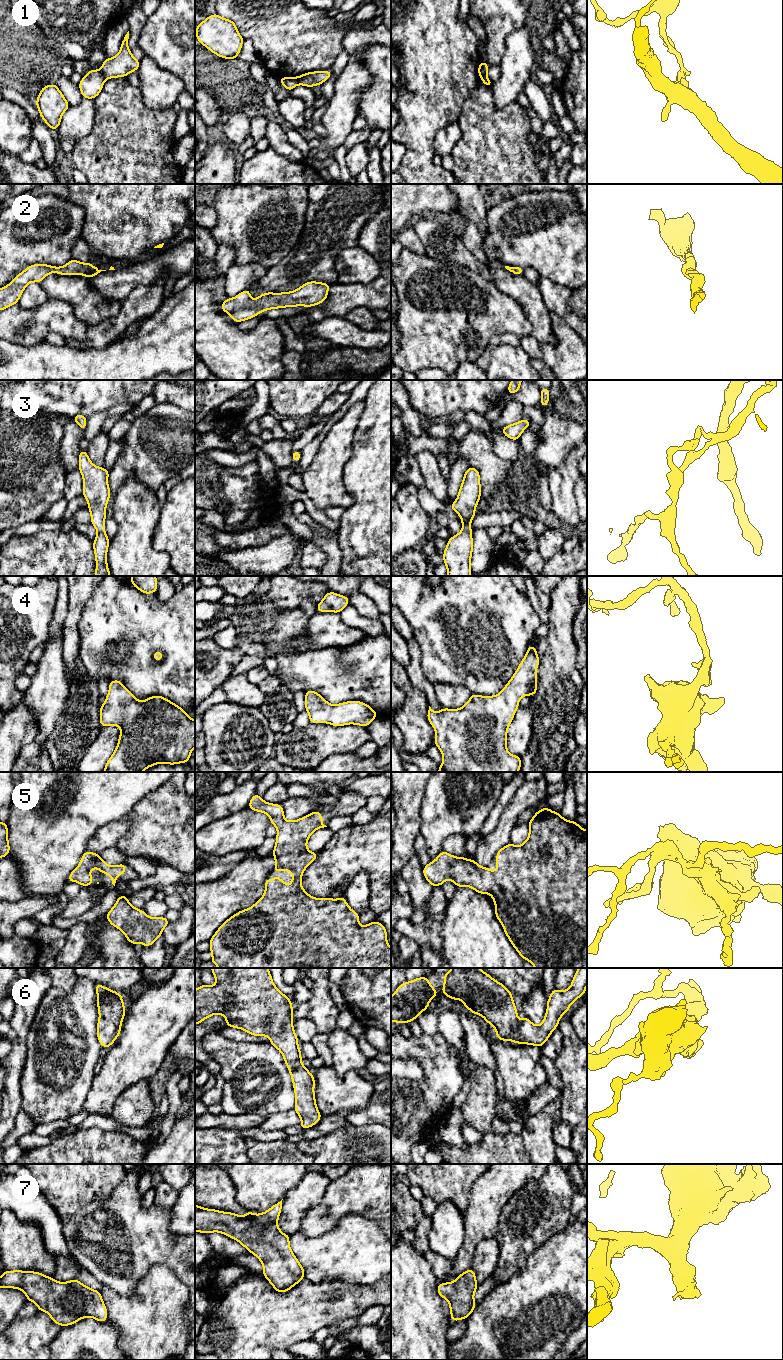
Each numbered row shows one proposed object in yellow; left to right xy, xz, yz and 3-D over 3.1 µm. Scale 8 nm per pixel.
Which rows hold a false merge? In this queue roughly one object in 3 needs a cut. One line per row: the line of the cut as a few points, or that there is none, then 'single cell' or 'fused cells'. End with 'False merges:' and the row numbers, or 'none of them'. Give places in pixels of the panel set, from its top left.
1: xy (99, 71), (104, 79) | fused cells
2: no cut | single cell
3: no cut | single cell
4: no cut | single cell
5: no cut | single cell
6: no cut | single cell
7: no cut | single cell
False merges: 1

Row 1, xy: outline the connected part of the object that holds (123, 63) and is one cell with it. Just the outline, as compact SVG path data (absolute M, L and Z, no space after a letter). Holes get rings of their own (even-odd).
M129 31L121 42L119 53L113 58L106 58L100 72L104 79L126 77L130 72L137 71L140 61L135 59L128 48Z

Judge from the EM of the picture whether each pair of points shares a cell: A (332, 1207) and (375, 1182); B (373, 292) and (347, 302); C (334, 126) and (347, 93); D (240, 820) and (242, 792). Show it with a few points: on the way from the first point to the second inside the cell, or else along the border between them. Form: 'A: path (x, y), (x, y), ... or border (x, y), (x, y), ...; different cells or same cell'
A: path (343, 1196), (364, 1190); same cell
B: path (367, 296), (353, 296); same cell
C: path (339, 118), (345, 101); same cell
D: border (247, 807), (219, 818); different cells

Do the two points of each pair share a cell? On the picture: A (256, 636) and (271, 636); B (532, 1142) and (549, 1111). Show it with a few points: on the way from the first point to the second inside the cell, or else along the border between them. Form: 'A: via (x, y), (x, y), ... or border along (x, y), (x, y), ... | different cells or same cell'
A: border along (277, 616), (276, 623), (263, 634), (262, 642) | different cells
B: via (537, 1134), (537, 1129), (544, 1119) | same cell

